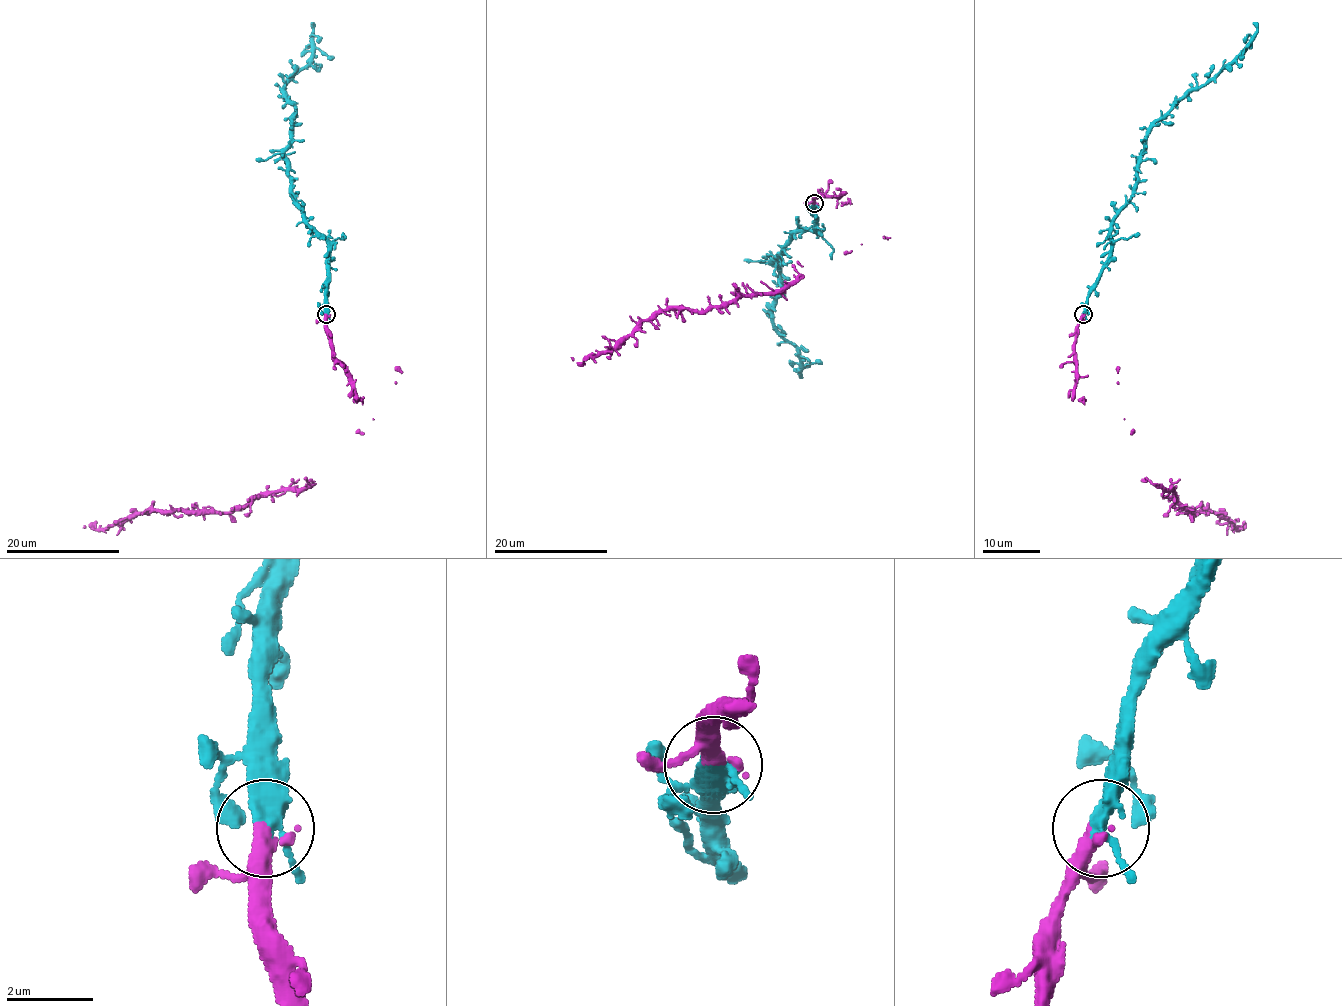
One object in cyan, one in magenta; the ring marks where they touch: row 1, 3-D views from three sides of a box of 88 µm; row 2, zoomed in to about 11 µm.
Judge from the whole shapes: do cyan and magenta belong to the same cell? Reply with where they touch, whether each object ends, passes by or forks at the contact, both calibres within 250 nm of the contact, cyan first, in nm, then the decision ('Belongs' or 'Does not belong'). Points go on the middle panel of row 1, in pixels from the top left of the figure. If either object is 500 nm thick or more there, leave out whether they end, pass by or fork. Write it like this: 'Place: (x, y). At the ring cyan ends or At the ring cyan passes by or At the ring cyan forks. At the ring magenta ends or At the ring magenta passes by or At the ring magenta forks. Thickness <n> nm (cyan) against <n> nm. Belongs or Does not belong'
Place: (814, 203). At the ring cyan passes by. At the ring magenta ends. Thickness 360 nm (cyan) against 400 nm. Belongs

